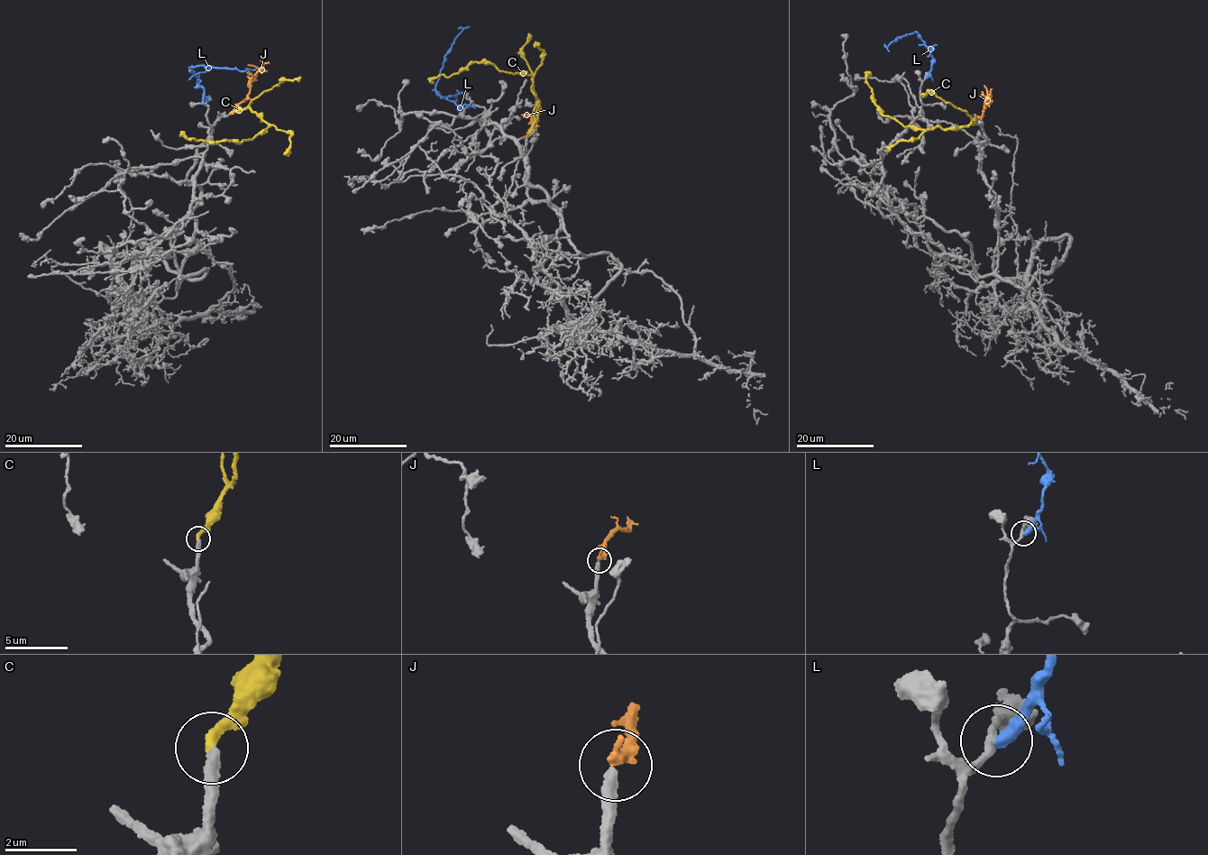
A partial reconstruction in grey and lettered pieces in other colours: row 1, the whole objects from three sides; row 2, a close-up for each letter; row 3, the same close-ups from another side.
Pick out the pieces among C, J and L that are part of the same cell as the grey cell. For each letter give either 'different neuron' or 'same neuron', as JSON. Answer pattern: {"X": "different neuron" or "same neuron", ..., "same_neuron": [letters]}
{"C": "same neuron", "J": "different neuron", "L": "different neuron", "same_neuron": ["C"]}

